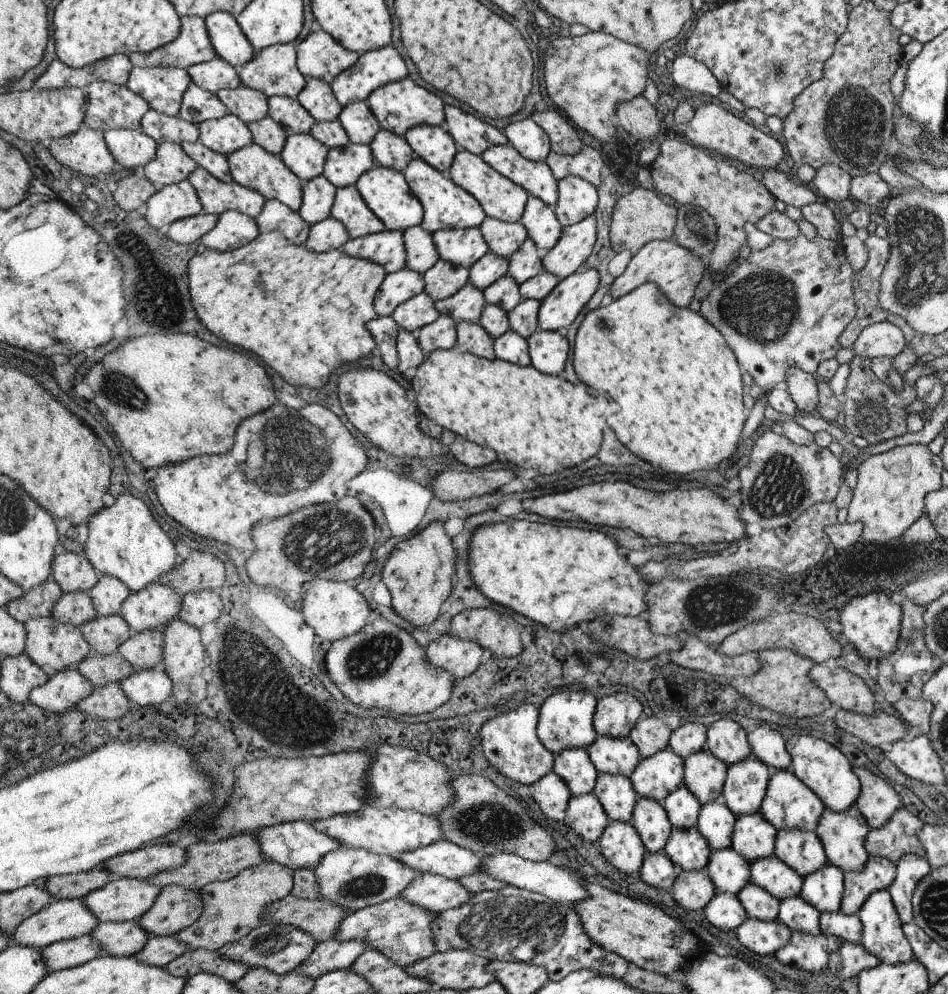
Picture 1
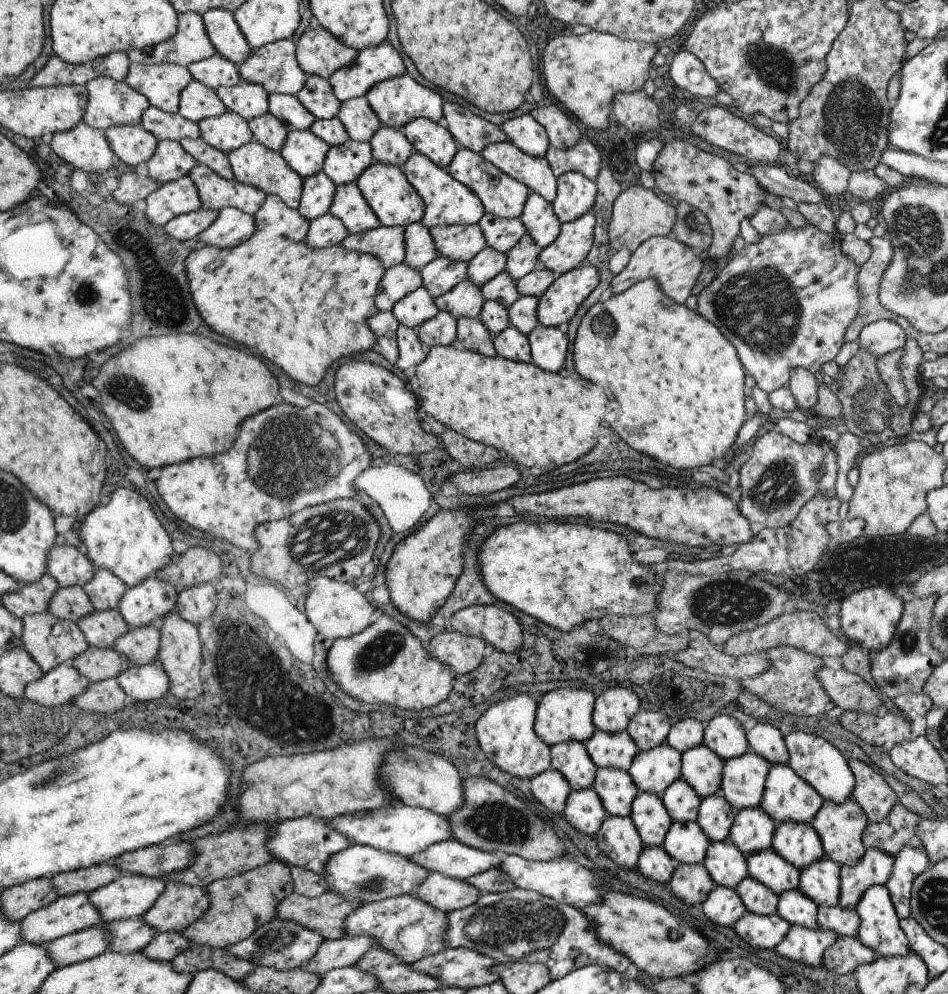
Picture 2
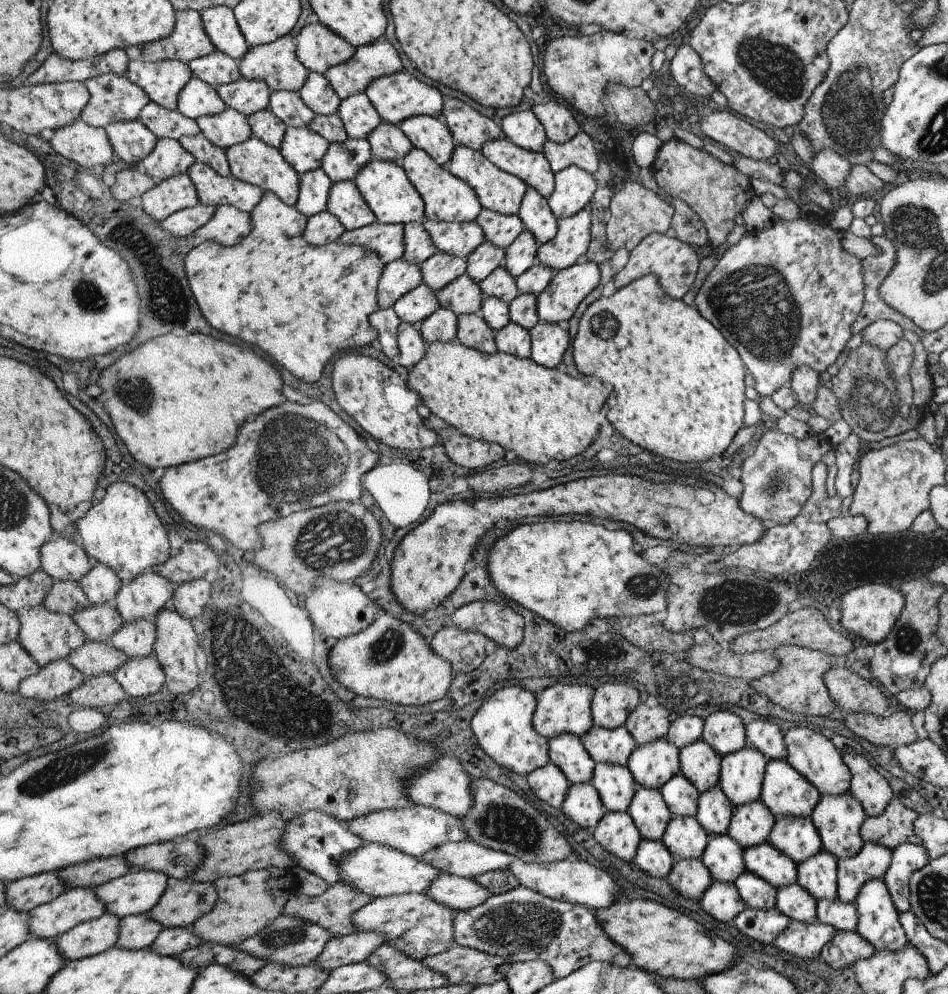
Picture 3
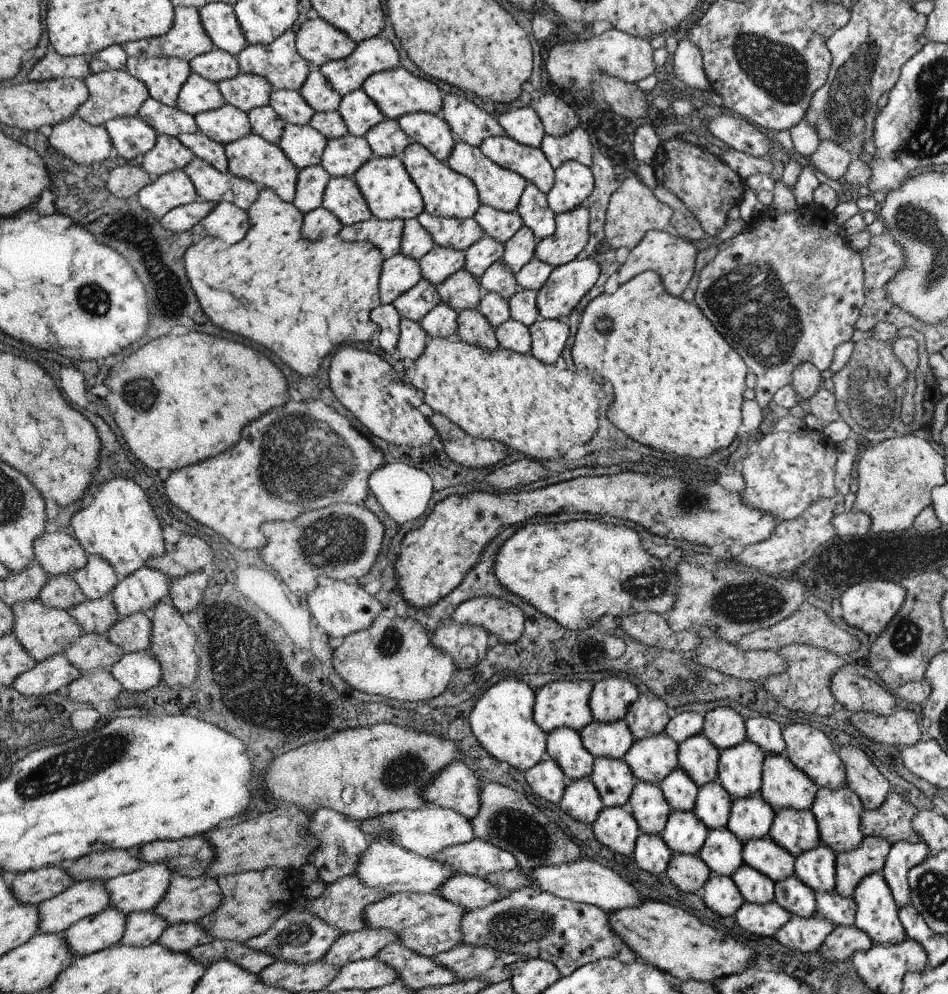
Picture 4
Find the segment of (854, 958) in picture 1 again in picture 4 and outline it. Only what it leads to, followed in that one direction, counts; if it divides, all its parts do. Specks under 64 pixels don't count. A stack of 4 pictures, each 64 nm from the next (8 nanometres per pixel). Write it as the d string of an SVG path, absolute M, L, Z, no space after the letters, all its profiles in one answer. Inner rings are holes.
M835 926L835 930L825 938L821 948L817 950L821 958L825 958L827 964L851 958L855 952L867 952L873 946L873 940L855 926Z

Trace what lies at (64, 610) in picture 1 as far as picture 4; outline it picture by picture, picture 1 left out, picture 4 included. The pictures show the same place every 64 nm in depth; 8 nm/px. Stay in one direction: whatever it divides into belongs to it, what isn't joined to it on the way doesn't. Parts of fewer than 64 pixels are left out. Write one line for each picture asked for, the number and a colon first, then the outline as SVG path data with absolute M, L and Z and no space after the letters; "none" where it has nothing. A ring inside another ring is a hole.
2: M67 586L55 590L55 596L49 600L47 612L61 620L77 622L93 612L93 604L81 586Z
3: M53 580L53 586L43 596L41 604L55 614L71 616L75 612L85 610L91 602L77 582L55 582Z
4: M63 574L63 576L49 576L47 582L43 584L43 588L39 590L37 600L49 608L67 610L77 604L83 604L87 600L87 596L83 594L83 590L79 588L79 584L75 582L73 576Z

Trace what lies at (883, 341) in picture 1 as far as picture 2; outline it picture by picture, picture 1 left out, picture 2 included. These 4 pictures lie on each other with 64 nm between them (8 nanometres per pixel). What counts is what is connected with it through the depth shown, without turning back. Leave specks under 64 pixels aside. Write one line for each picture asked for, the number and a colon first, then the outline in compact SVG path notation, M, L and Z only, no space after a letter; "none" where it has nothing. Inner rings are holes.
2: M879 320L879 322L867 324L861 330L859 346L861 346L861 350L869 350L877 358L881 358L881 356L905 346L905 332L899 324L893 324L891 320Z

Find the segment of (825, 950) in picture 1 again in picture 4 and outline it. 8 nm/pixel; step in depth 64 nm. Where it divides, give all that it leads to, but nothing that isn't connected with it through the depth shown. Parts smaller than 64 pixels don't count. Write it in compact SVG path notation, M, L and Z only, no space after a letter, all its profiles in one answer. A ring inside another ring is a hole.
M817 912L811 918L791 916L791 920L779 928L779 932L773 936L779 944L805 952L817 952L825 938L835 930L833 922L821 918Z

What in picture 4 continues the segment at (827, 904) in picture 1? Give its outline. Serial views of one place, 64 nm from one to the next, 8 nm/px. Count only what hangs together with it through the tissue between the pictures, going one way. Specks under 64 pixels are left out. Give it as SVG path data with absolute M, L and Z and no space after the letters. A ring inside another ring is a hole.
M819 842L817 848L795 856L795 878L815 892L833 892L837 874L837 854Z

